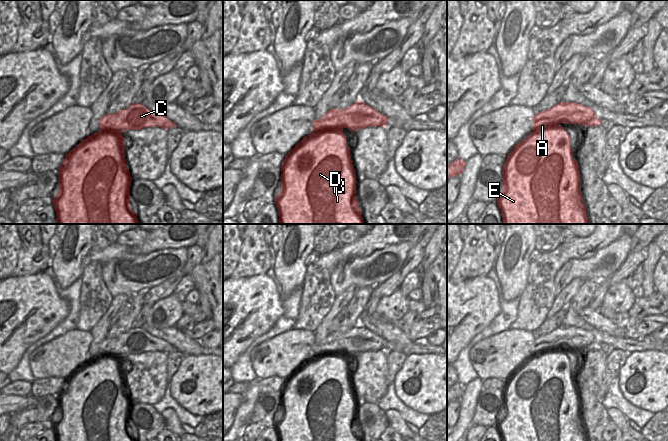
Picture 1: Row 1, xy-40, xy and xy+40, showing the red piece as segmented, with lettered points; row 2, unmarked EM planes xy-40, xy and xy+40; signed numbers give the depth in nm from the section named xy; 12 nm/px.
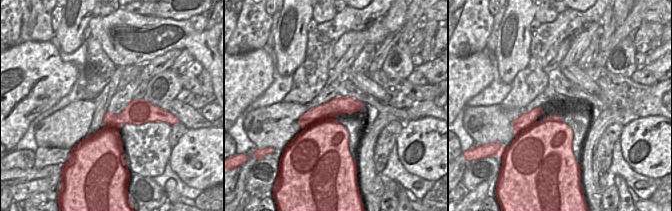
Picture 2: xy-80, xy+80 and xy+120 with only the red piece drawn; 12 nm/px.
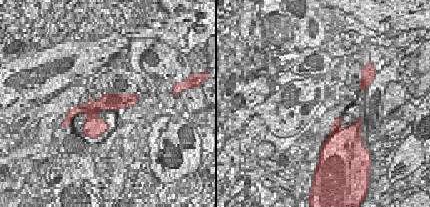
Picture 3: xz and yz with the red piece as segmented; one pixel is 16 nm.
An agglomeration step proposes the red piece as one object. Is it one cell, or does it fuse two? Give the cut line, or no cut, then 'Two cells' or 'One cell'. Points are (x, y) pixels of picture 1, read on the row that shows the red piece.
Split along xy (342, 127), (323, 127), (312, 132). Two cells

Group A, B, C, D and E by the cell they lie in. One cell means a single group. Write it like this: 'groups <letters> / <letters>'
groups A B D E / C

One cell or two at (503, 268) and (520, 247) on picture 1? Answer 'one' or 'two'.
one

